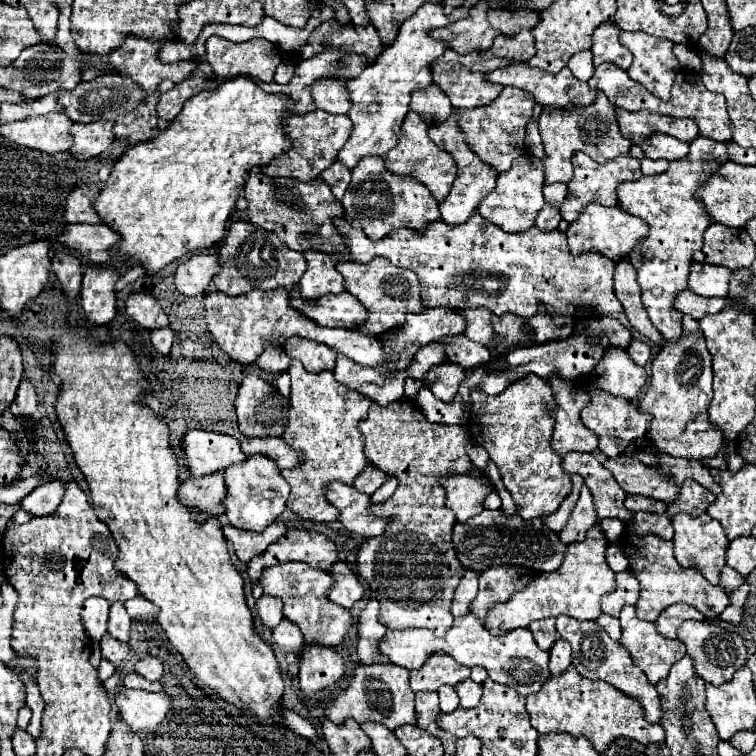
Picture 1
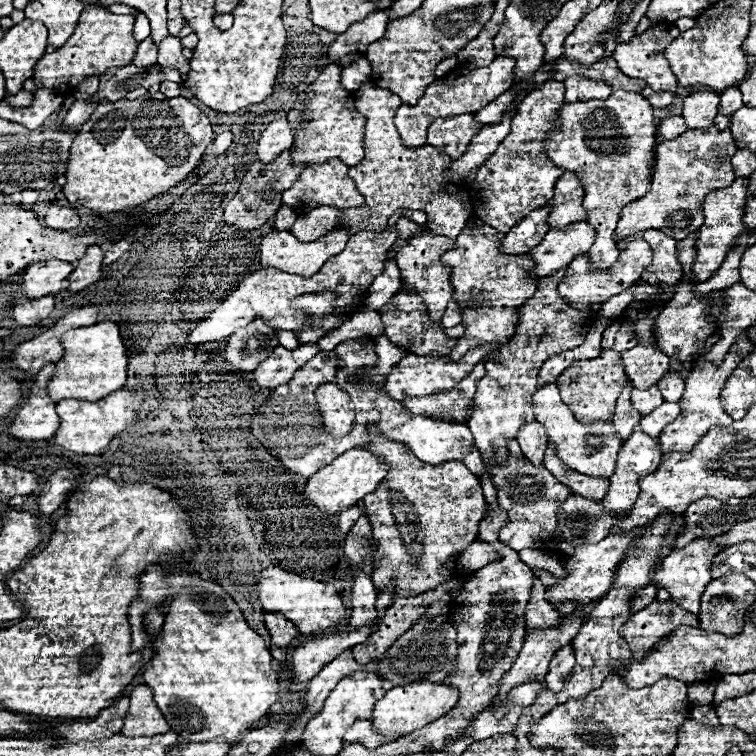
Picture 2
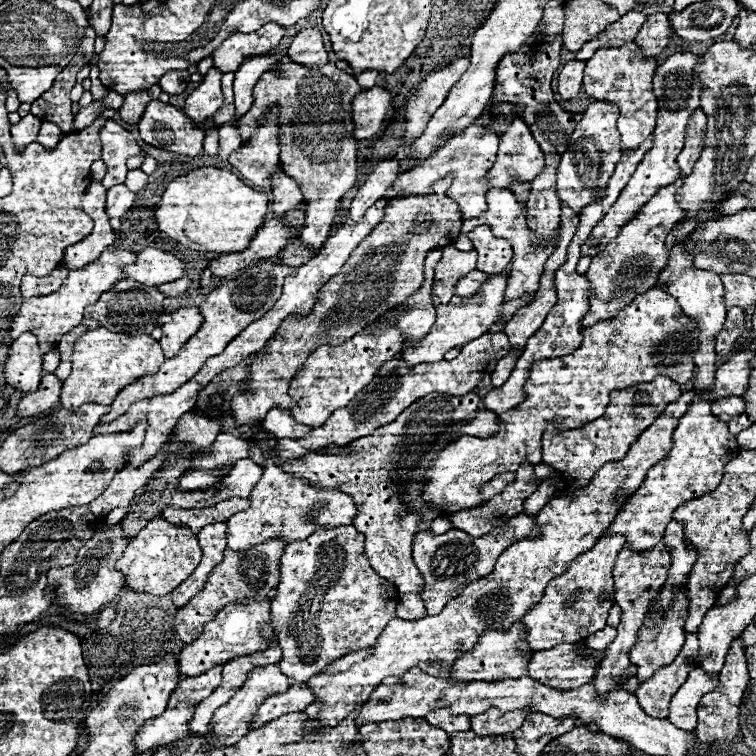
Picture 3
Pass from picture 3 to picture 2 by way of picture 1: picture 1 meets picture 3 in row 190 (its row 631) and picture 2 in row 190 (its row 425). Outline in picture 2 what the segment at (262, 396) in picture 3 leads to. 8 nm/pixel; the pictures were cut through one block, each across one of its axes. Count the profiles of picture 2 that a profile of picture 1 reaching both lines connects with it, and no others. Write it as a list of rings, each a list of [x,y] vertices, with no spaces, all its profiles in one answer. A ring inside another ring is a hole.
[[[364,84],[354,92],[354,106],[358,112],[362,112],[368,122],[366,122],[366,138],[364,138],[364,160],[348,170],[348,174],[354,178],[358,184],[358,190],[364,192],[366,202],[360,208],[346,208],[346,210],[334,210],[334,208],[316,208],[310,210],[304,216],[298,216],[294,226],[290,228],[296,238],[302,242],[312,242],[318,238],[318,234],[324,234],[328,230],[334,230],[340,224],[348,224],[348,234],[356,234],[362,230],[372,230],[380,232],[386,228],[388,218],[398,210],[398,208],[408,208],[408,210],[424,210],[428,214],[428,230],[446,238],[456,238],[462,228],[466,226],[468,214],[464,206],[462,196],[450,194],[446,188],[454,186],[452,182],[446,182],[442,178],[442,170],[452,162],[444,152],[440,152],[434,146],[418,146],[418,148],[408,148],[402,144],[400,134],[396,132],[394,126],[394,116],[400,106],[400,98],[384,88]]]

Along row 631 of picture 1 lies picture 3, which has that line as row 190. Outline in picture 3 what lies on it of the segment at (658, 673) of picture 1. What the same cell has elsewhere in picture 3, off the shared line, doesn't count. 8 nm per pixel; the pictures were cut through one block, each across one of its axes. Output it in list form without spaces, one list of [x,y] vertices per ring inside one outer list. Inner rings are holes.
[[[680,50],[672,56],[668,56],[656,68],[654,94],[656,94],[656,100],[658,100],[658,120],[656,120],[656,128],[654,128],[654,134],[652,134],[652,148],[640,160],[636,172],[632,174],[632,178],[628,180],[624,190],[620,192],[614,206],[594,226],[588,242],[582,246],[582,254],[596,256],[600,250],[604,250],[604,246],[608,246],[608,242],[612,242],[612,238],[616,238],[616,234],[622,230],[622,226],[632,220],[632,216],[638,212],[638,208],[642,204],[646,204],[656,194],[656,190],[672,184],[680,176],[680,168],[676,166],[676,156],[680,154],[680,150],[684,146],[688,120],[690,120],[692,112],[700,106],[700,90],[702,88],[700,88],[700,82],[696,78],[696,72],[694,72],[694,66],[700,60],[702,60],[702,56]]]

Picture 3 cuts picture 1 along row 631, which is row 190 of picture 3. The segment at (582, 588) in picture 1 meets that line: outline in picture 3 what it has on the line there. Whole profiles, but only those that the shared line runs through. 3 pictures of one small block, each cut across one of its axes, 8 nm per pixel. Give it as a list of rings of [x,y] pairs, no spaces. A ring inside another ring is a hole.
[[[490,188],[488,194],[486,194],[486,202],[488,202],[488,210],[478,218],[464,220],[462,222],[462,232],[468,234],[470,230],[474,230],[474,226],[484,224],[484,226],[490,226],[494,236],[506,238],[512,244],[512,250],[514,250],[514,258],[512,258],[512,266],[510,266],[510,280],[508,280],[508,288],[506,288],[506,298],[520,298],[520,294],[534,294],[538,290],[542,266],[544,266],[546,258],[556,250],[560,228],[556,228],[556,234],[548,242],[542,242],[540,246],[536,246],[534,244],[536,234],[526,226],[526,204],[518,202],[512,190]]]

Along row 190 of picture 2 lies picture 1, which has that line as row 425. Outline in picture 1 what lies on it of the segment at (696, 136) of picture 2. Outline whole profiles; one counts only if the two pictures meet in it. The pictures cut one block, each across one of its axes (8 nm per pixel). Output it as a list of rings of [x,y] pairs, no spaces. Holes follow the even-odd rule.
[[[684,316],[684,332],[676,344],[666,344],[652,362],[652,380],[648,392],[640,398],[638,410],[652,414],[646,436],[654,442],[660,454],[700,460],[716,456],[724,436],[708,424],[708,404],[712,400],[712,356],[700,332],[698,320]]]

